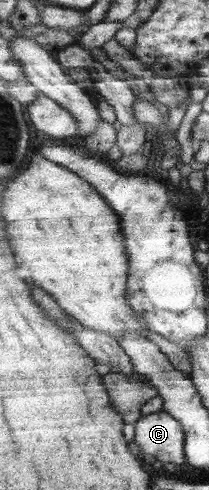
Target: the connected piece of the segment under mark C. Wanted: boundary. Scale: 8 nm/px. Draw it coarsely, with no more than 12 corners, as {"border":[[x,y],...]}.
{"border":[[165,411],[142,415],[134,442],[160,463],[187,463],[186,432]]}

